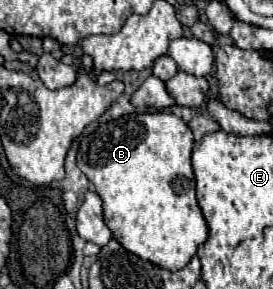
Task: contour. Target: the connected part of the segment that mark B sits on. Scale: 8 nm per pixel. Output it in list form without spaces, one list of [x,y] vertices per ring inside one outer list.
[[[131,113],[109,123],[101,123],[91,135],[83,137],[77,151],[77,165],[95,185],[103,201],[103,217],[113,237],[133,255],[163,269],[179,271],[207,241],[207,221],[195,199],[195,177],[191,169],[193,135],[191,129],[173,113]]]

